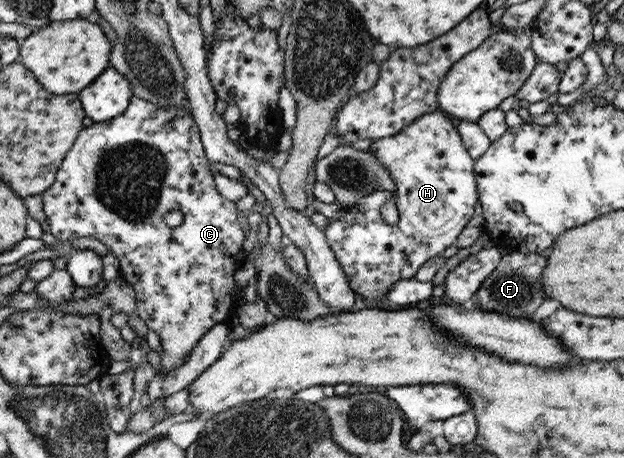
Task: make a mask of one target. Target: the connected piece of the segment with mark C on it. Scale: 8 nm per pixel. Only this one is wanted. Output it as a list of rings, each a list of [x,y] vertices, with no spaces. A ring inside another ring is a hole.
[[[133,95],[124,115],[119,116],[113,121],[93,123],[92,126],[85,127],[77,135],[76,143],[73,144],[73,147],[68,151],[68,155],[65,156],[63,163],[59,166],[56,174],[56,182],[47,191],[43,192],[42,195],[45,220],[49,225],[50,233],[53,234],[55,239],[65,241],[82,236],[94,236],[97,240],[109,246],[109,252],[115,254],[119,259],[118,276],[123,277],[135,291],[136,313],[139,314],[139,317],[143,319],[143,322],[145,322],[149,329],[154,330],[160,336],[163,353],[160,354],[161,365],[157,369],[156,374],[161,374],[163,369],[171,370],[171,368],[179,368],[179,366],[188,360],[191,352],[193,352],[193,348],[197,346],[197,342],[201,340],[204,334],[207,334],[215,324],[226,322],[236,314],[236,307],[240,303],[241,296],[237,283],[235,283],[235,272],[237,272],[240,264],[247,259],[243,250],[246,233],[243,232],[240,223],[237,221],[238,210],[235,203],[219,194],[217,190],[213,174],[209,168],[208,159],[202,146],[200,130],[188,110],[161,107]],[[169,210],[179,210],[185,216],[185,222],[183,222],[182,226],[178,228],[165,226],[163,214]]]

